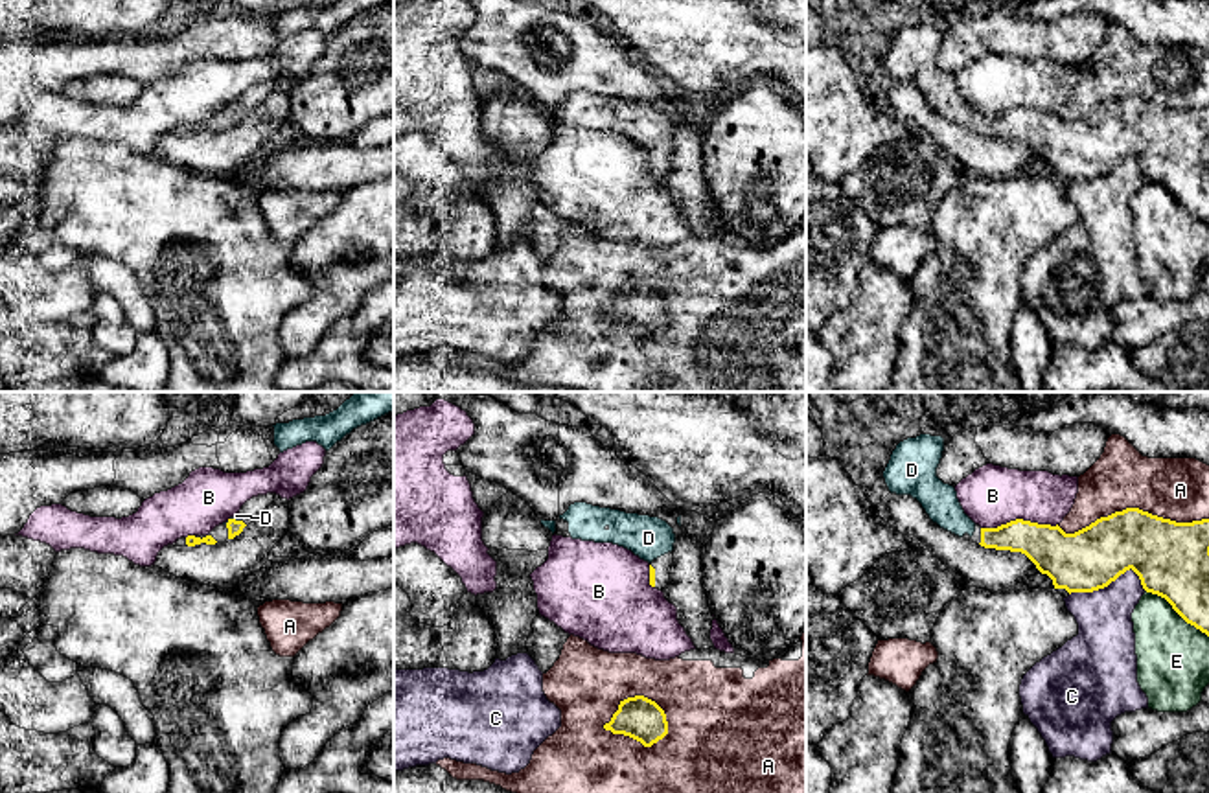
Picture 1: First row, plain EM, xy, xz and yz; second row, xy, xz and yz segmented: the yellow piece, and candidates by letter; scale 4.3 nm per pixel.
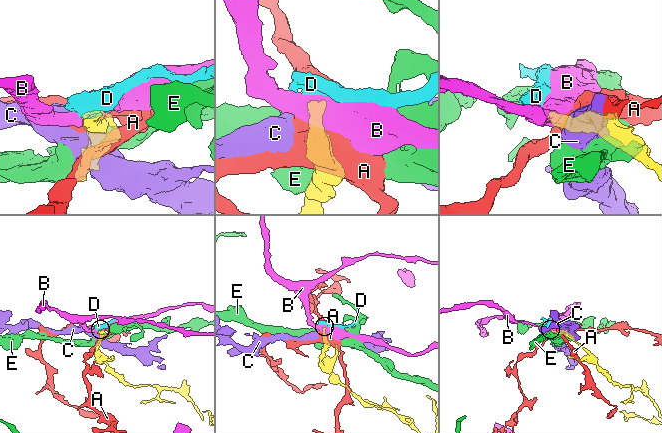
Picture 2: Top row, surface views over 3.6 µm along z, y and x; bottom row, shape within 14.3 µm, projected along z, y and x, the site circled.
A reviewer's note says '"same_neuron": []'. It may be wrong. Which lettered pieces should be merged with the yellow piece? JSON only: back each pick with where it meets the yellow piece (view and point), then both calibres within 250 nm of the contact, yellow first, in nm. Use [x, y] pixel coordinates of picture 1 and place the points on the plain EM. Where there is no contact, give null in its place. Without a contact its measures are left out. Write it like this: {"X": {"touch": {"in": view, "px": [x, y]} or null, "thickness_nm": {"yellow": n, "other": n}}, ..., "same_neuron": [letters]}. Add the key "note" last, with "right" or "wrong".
{"D": {"touch": {"in": "xy", "px": [232, 107]}, "thickness_nm": {"yellow": 70, "other": 20}}, "same_neuron": ["D"], "note": "wrong"}

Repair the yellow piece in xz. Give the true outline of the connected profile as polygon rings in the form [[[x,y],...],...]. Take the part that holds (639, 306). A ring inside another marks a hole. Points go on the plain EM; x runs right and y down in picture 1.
[[[635,283],[620,289],[618,298],[604,316],[651,335],[668,322],[668,309],[664,298],[655,289]]]

